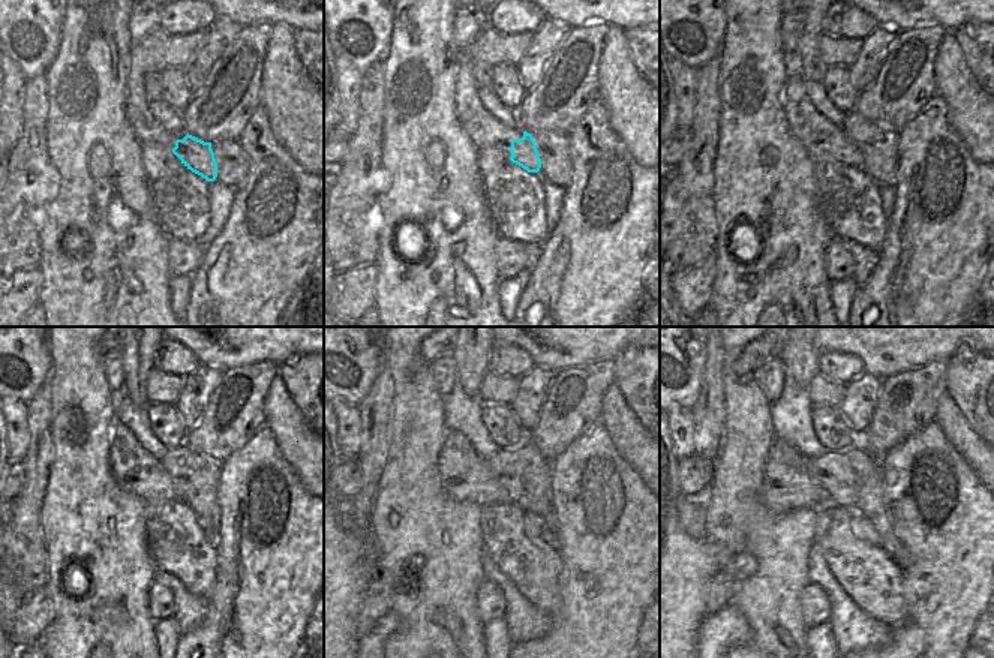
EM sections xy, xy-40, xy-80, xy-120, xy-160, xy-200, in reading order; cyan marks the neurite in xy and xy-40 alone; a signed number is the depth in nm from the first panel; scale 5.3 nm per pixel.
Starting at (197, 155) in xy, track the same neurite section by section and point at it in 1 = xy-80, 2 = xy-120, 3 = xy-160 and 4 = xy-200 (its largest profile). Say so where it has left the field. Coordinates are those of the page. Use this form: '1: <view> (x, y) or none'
1: xy-80 (855, 159)
2: xy-120 (153, 496)
3: xy-160 (477, 496)
4: xy-200 (774, 495)

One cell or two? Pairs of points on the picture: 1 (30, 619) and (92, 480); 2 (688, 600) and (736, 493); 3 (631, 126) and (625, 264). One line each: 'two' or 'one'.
1: two
2: two
3: two

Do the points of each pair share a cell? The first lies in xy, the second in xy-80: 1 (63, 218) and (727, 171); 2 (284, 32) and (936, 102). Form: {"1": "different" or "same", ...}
{"1": "same", "2": "different"}

